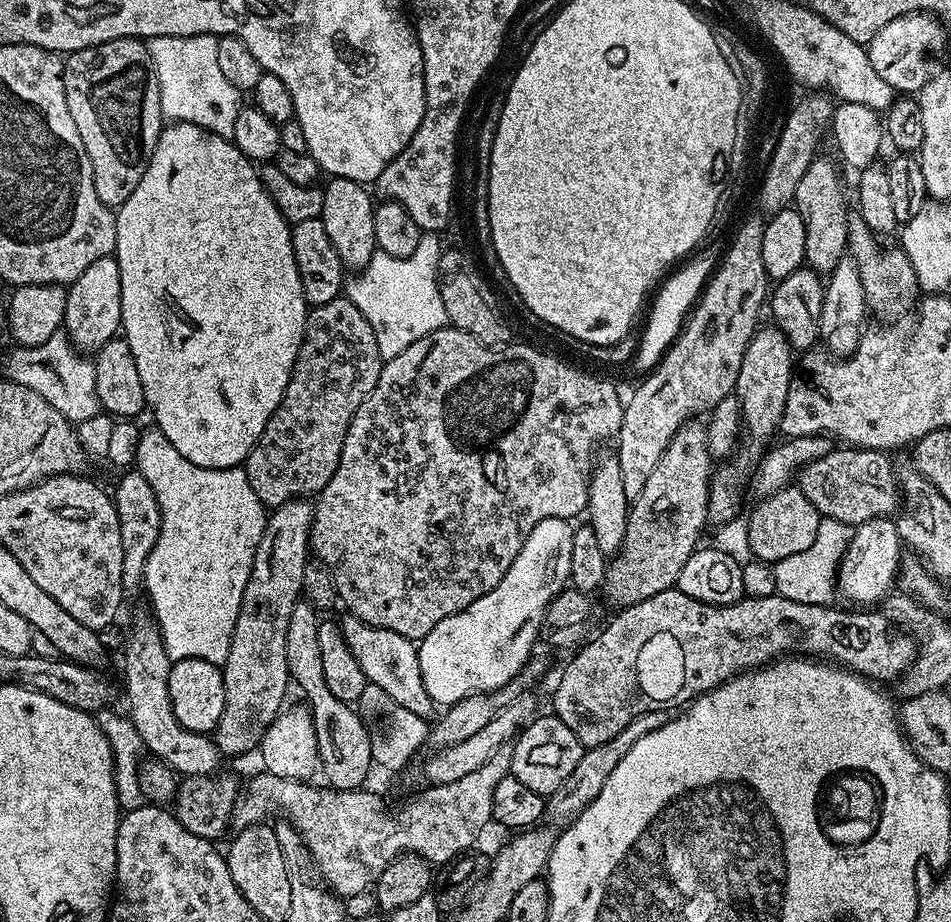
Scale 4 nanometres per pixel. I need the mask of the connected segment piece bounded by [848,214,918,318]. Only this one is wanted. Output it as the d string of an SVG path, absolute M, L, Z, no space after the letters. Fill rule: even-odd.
M858 214L848 217L848 247L850 255L858 262L858 274L862 274L862 290L866 290L866 302L873 313L881 312L884 318L899 318L911 311L918 300L916 274L910 258L900 246L880 248L881 241L866 226Z

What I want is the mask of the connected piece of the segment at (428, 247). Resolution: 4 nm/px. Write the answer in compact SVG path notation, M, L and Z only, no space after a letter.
M436 234L421 235L418 248L410 258L393 258L378 250L370 262L353 275L356 277L347 281L347 298L362 310L362 318L370 322L383 361L402 354L402 350L406 350L410 342L418 342L420 336L448 324L446 306L442 306L436 286L436 267L442 251L440 239Z

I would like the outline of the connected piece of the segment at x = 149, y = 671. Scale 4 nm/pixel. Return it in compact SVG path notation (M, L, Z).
M140 620L133 626L124 648L124 688L128 691L126 715L141 735L143 747L173 772L181 777L211 776L219 769L216 767L222 761L222 753L211 735L186 730L182 722L174 718L174 706L170 702L170 670L174 662L167 656L160 629L148 620Z

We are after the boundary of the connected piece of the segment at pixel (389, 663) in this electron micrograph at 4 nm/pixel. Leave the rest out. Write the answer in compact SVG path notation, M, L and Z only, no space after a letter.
M345 615L345 620L339 621L342 630L342 638L346 638L346 646L350 646L350 654L358 658L358 666L362 666L362 674L368 679L369 685L374 689L381 688L379 691L385 696L389 696L392 703L410 710L410 714L418 714L425 718L431 717L434 705L430 694L426 694L426 686L422 682L422 674L418 666L418 648L413 641L407 640L402 634L394 634L394 630L382 630L369 624L364 624L357 616Z

